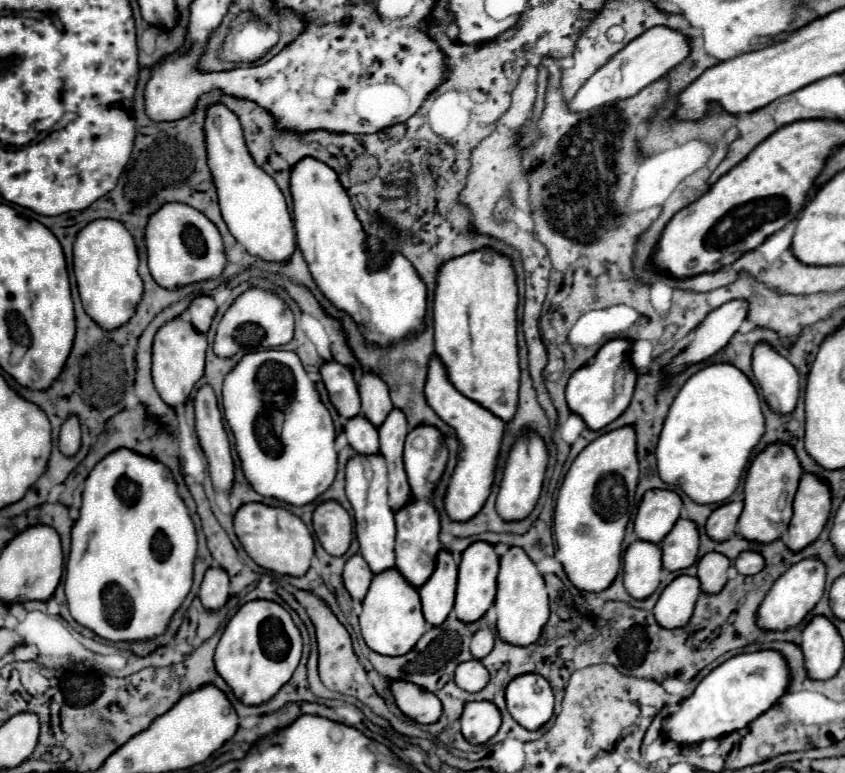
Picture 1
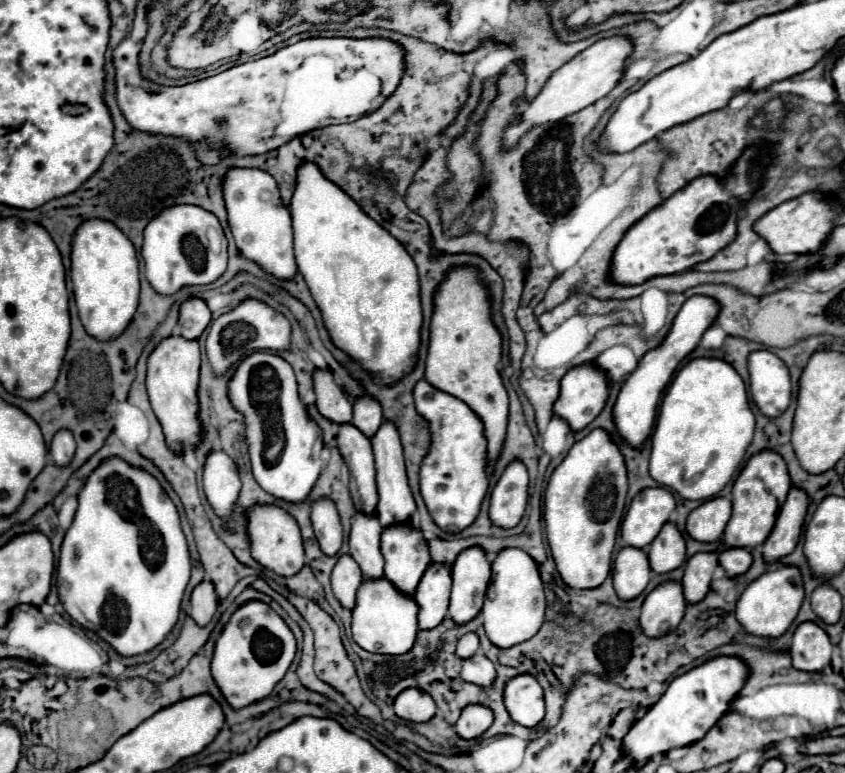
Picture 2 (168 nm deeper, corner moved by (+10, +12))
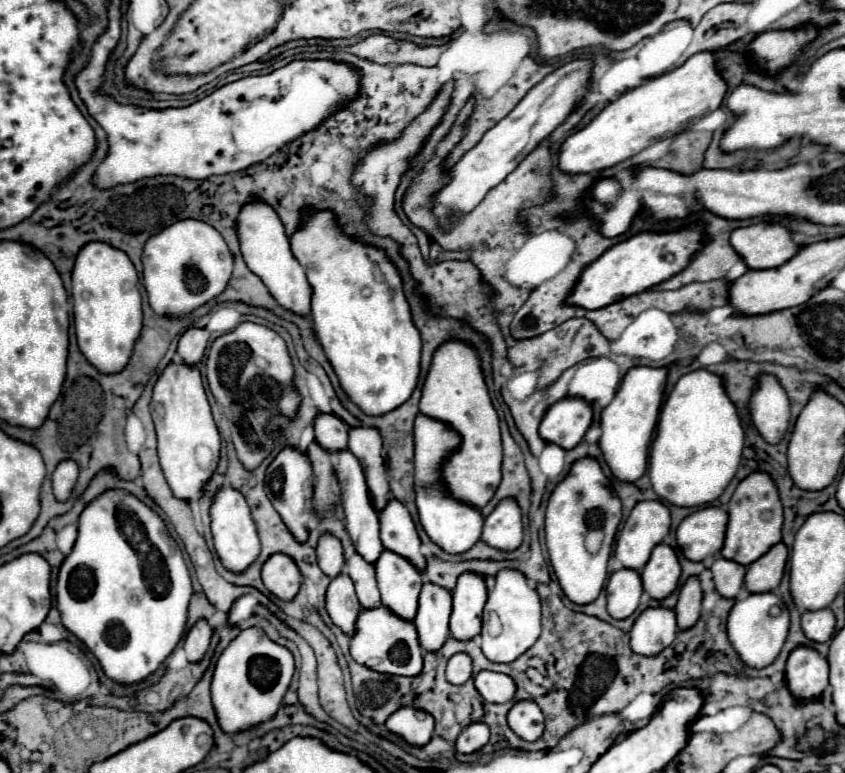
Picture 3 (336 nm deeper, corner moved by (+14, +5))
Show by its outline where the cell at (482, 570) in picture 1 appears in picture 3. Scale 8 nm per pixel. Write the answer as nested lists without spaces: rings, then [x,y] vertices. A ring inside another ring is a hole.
[[[464,572],[458,576],[456,588],[452,590],[452,616],[450,616],[450,634],[458,640],[470,640],[480,634],[482,628],[482,608],[486,604],[486,584],[484,578],[476,572]]]

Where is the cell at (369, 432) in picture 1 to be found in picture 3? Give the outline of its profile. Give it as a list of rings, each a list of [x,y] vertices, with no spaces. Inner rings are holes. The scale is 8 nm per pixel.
[[[338,450],[336,456],[338,456],[336,478],[338,478],[340,488],[342,488],[342,506],[344,506],[344,514],[346,514],[346,530],[354,542],[356,552],[362,554],[364,560],[374,564],[378,560],[378,554],[384,550],[384,546],[378,538],[378,528],[380,528],[378,526],[378,510],[372,506],[362,464],[350,450]]]

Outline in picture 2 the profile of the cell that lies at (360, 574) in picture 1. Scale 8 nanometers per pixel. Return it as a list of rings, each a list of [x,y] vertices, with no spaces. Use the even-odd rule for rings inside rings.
[[[342,555],[332,571],[332,591],[342,607],[352,609],[356,605],[356,591],[364,581],[358,563],[350,555]]]

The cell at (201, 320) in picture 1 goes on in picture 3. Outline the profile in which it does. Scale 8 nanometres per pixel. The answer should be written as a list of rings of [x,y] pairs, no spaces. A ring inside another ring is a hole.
[[[188,328],[178,340],[178,360],[186,364],[198,364],[208,346],[208,330],[206,328]]]

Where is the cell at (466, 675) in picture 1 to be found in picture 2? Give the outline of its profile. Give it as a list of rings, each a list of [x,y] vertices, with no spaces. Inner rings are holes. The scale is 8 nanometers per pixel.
[[[478,651],[474,657],[462,661],[460,675],[468,683],[476,683],[480,687],[492,687],[496,679],[496,667],[494,663],[490,663],[490,659],[486,659],[482,651]]]

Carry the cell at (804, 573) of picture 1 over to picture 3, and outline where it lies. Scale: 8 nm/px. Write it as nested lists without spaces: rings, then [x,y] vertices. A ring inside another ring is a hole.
[[[762,592],[762,594],[748,594],[744,600],[736,600],[734,608],[728,616],[728,638],[732,646],[738,650],[740,658],[754,668],[764,668],[774,662],[774,658],[780,654],[790,626],[790,614],[784,606],[782,598],[774,592]],[[778,606],[780,614],[772,616],[770,610]]]

